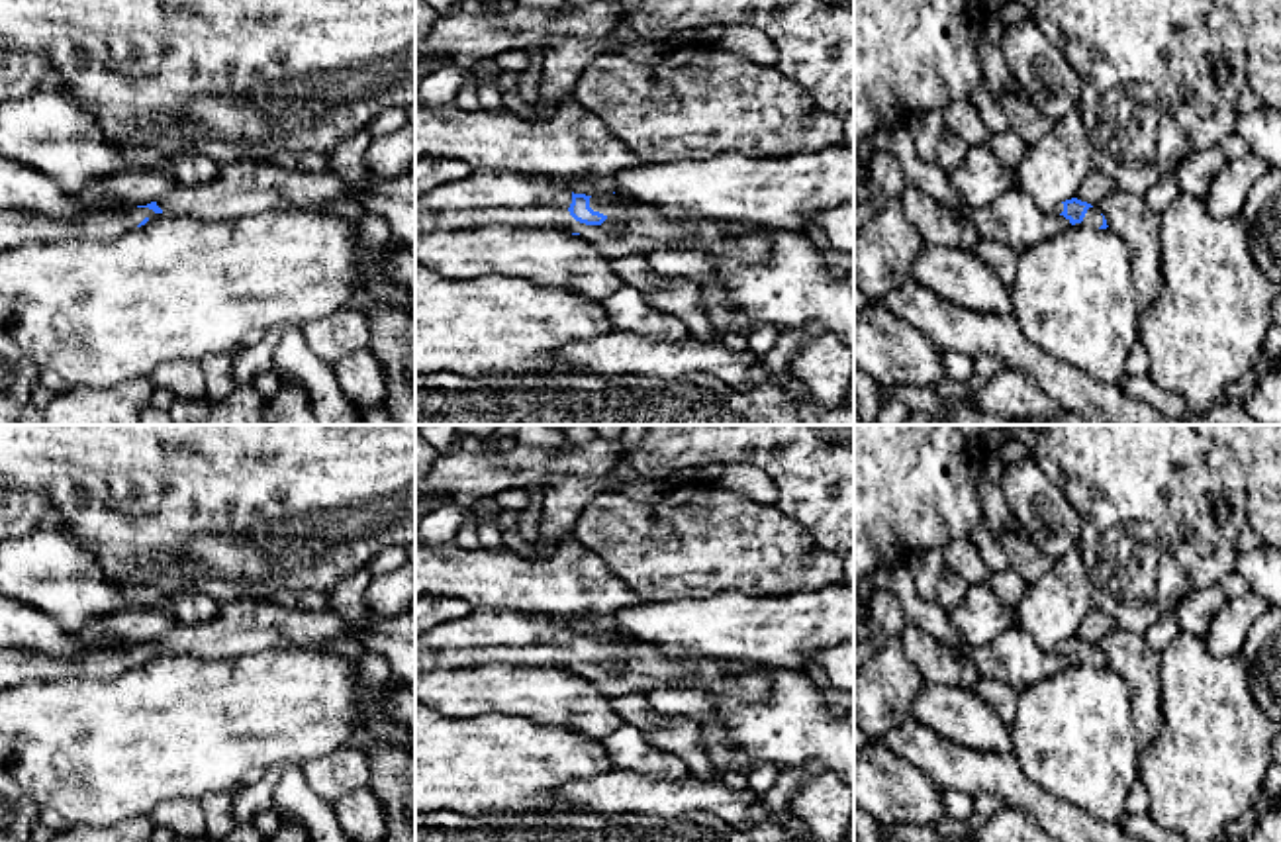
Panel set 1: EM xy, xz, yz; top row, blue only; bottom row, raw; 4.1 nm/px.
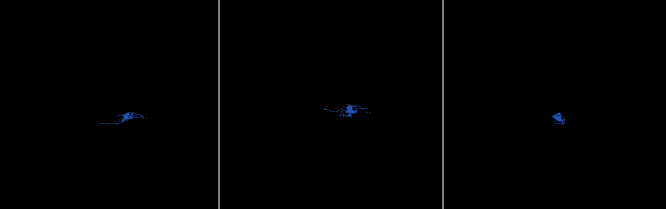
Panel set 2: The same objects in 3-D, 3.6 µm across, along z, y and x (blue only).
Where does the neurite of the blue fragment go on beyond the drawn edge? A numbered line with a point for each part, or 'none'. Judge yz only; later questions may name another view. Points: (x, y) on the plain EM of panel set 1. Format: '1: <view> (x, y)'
1: yz (1093, 656)

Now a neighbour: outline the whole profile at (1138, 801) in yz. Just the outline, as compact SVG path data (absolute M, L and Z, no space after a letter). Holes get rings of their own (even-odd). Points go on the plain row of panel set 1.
M1138 777L1128 791L1126 815L1142 817L1148 815L1148 811L1150 811L1150 795L1146 791L1144 781Z

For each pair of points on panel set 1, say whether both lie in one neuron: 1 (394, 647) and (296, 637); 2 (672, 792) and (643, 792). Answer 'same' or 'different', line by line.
1: different
2: same

